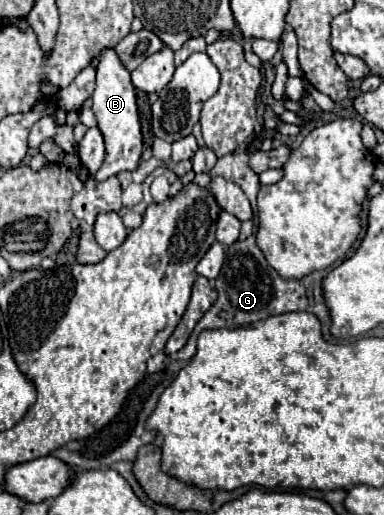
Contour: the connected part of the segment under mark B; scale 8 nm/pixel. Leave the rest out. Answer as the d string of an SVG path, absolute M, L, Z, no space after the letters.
M104 49L100 55L98 67L96 67L96 89L94 89L92 101L94 101L92 111L96 115L98 129L102 131L102 137L106 143L106 159L96 173L96 181L106 181L108 177L118 175L120 171L134 171L140 163L144 149L140 117L138 117L136 93L130 81L130 73L120 65L120 59L116 57L114 49Z

